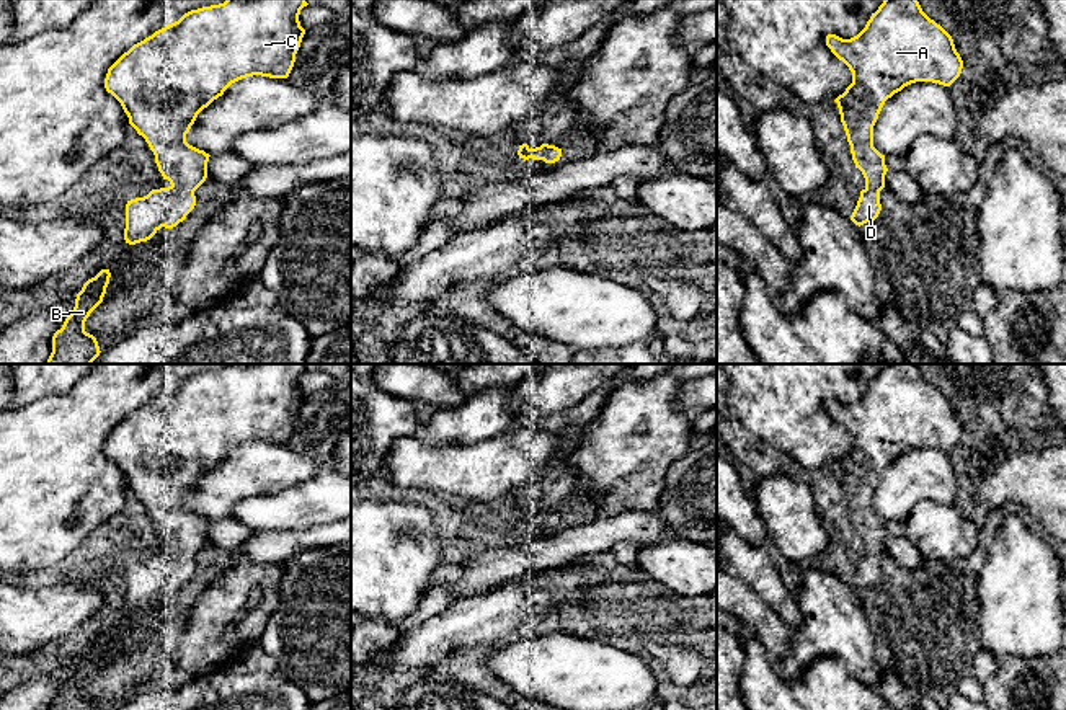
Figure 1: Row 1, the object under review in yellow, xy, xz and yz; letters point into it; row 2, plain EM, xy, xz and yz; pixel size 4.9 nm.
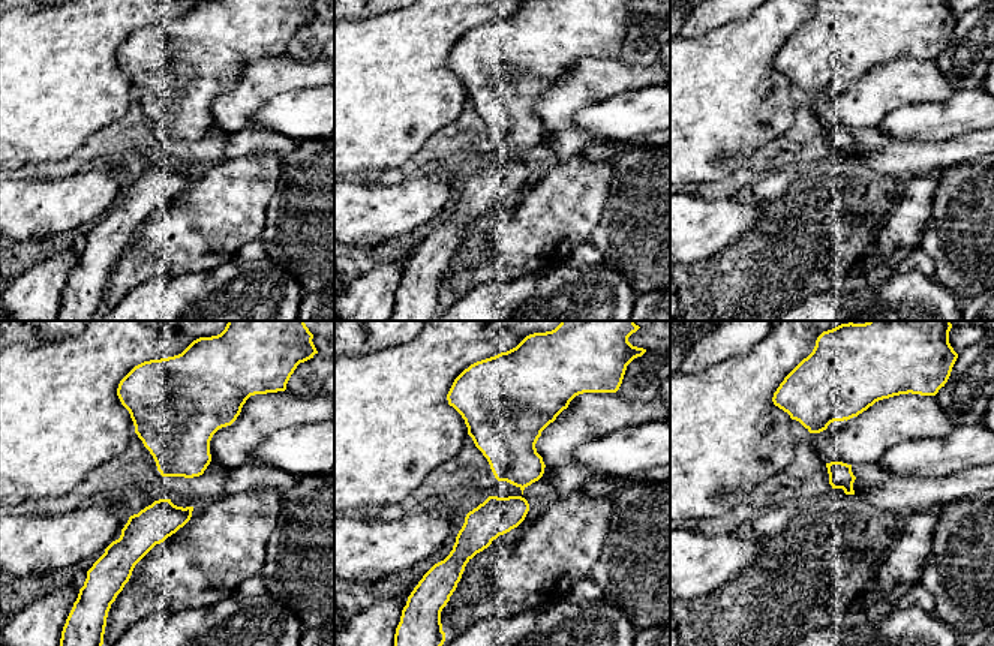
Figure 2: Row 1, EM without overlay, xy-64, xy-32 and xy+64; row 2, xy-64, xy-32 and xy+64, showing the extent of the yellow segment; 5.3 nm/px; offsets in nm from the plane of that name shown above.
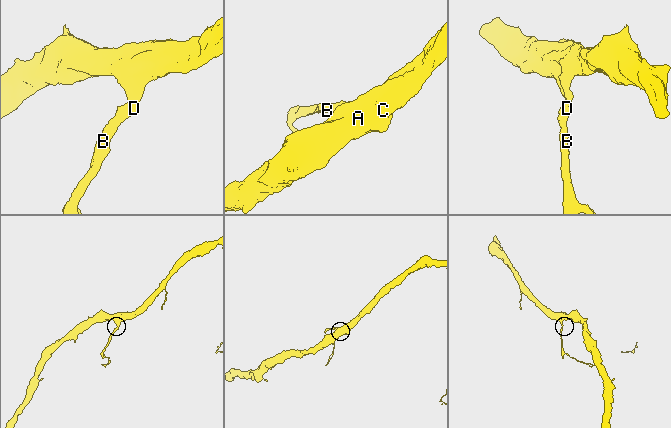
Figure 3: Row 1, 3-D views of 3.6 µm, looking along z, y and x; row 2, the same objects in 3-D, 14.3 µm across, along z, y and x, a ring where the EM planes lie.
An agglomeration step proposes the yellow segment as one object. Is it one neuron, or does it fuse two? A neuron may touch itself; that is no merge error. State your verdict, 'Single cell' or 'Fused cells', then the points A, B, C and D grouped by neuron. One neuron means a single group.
Single cell. Groups: A B C D

